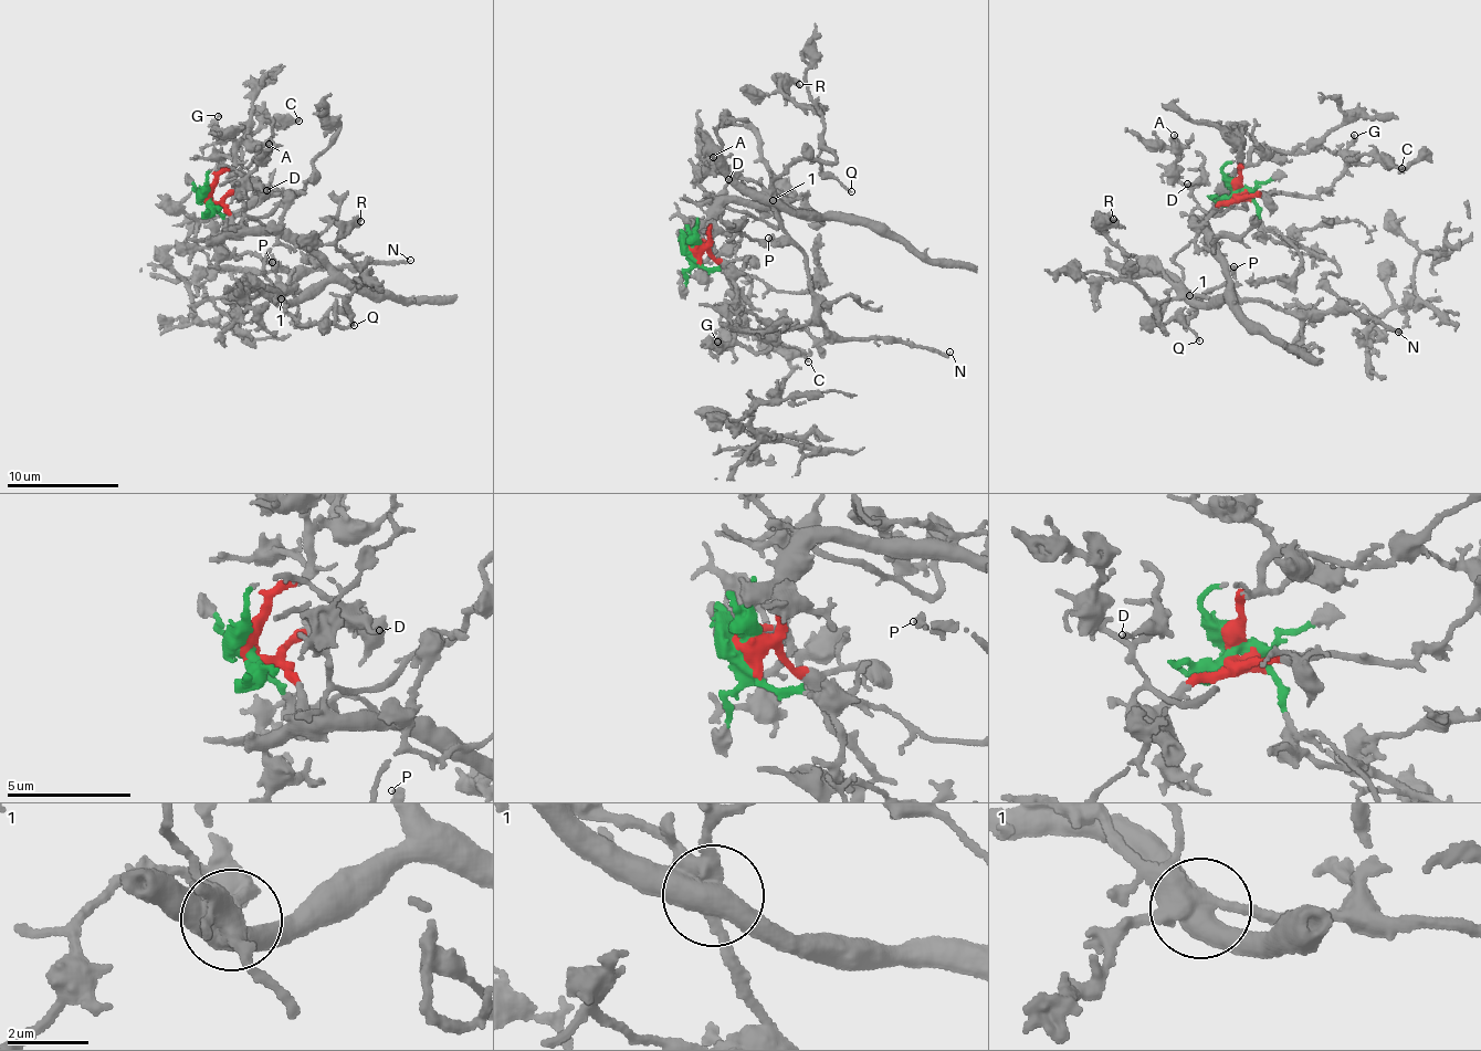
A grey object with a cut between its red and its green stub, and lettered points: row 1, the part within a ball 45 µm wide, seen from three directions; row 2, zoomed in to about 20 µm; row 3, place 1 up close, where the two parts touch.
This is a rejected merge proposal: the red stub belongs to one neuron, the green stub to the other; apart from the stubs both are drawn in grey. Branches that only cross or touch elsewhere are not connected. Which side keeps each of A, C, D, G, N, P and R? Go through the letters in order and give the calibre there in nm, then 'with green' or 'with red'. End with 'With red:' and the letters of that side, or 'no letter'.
A: 190 nm | with red
C: 200 nm | with red
D: 150 nm | with red
G: 170 nm | with red
N: 200 nm | with green
P: 320 nm | with green
R: 220 nm | with green
With red: A, C, D, G

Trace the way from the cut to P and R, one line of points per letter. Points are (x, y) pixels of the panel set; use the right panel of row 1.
P: (1238, 189), (1274, 241), (1310, 248), (1338, 271), (1322, 283), (1340, 302), (1287, 311), (1242, 300), (1233, 266)
R: (1238, 189), (1338, 271), (1338, 305), (1193, 295), (1164, 332), (1114, 220)

